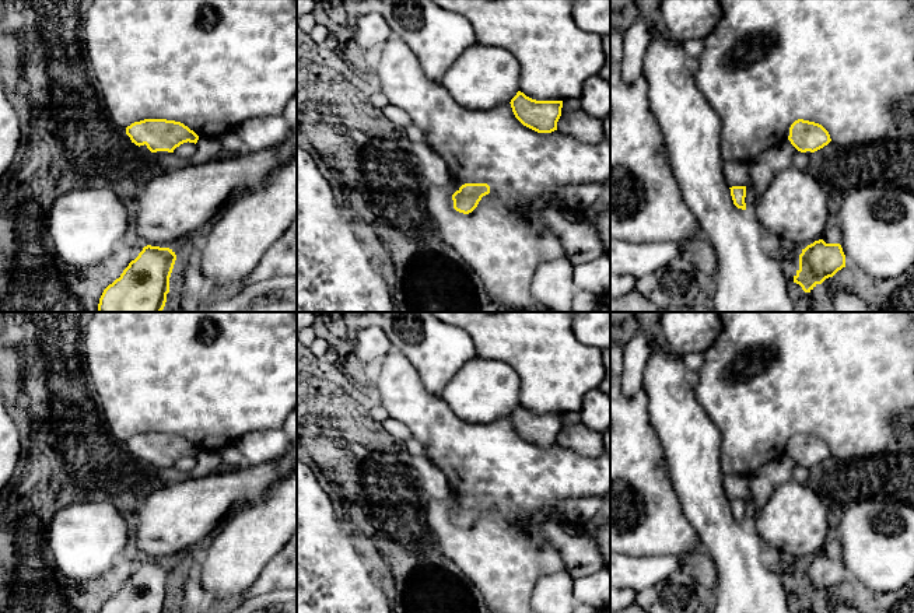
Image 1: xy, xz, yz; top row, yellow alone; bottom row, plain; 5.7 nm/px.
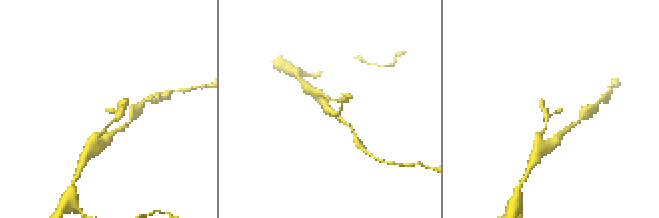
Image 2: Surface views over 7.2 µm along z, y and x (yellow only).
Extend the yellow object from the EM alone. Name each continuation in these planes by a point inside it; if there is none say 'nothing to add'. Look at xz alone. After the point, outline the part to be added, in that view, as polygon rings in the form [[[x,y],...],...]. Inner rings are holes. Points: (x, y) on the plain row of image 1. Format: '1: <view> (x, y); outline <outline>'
nothing to add

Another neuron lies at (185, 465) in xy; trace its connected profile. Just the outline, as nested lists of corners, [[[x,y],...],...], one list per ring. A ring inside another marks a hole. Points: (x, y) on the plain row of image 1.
[[[188,455],[176,460],[174,463],[174,467],[179,470],[181,473],[185,473],[189,476],[196,465],[197,465],[196,458]]]

